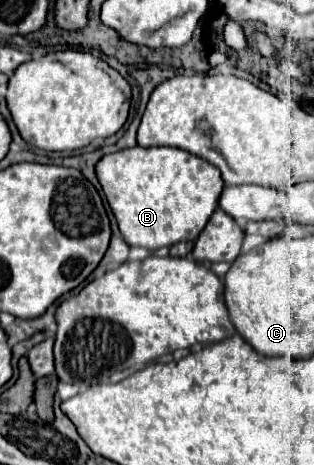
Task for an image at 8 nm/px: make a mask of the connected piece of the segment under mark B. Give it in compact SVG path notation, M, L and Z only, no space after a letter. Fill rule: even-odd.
M136 145L104 155L96 163L96 177L124 241L148 251L164 245L170 247L180 241L196 241L218 207L218 199L224 189L220 171L212 163L176 147Z

